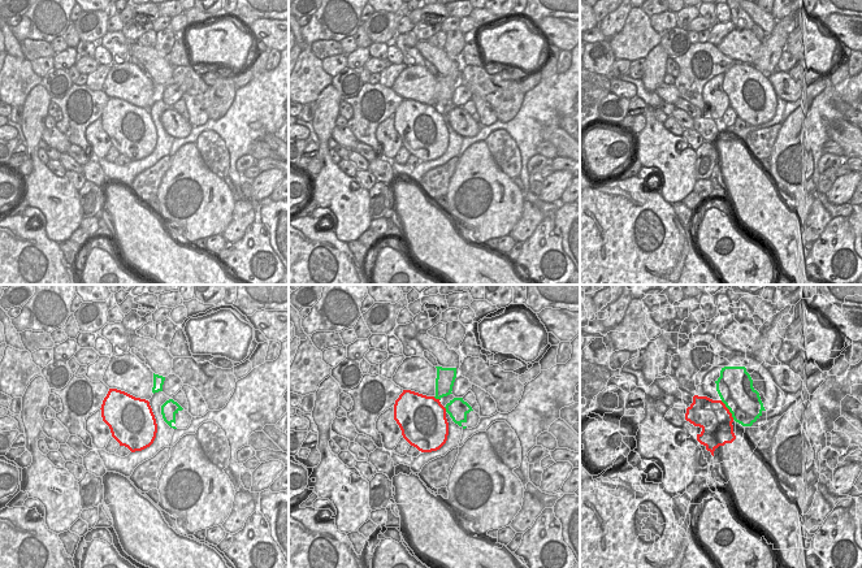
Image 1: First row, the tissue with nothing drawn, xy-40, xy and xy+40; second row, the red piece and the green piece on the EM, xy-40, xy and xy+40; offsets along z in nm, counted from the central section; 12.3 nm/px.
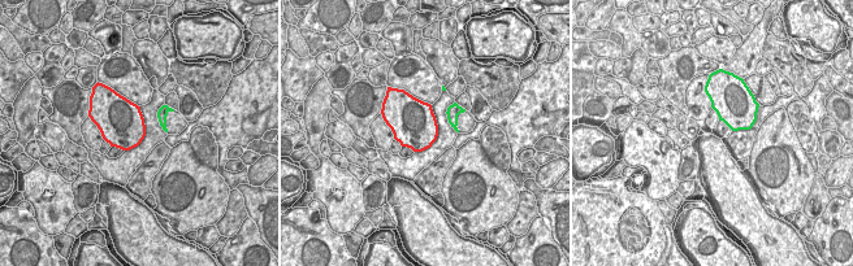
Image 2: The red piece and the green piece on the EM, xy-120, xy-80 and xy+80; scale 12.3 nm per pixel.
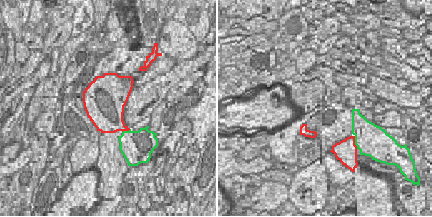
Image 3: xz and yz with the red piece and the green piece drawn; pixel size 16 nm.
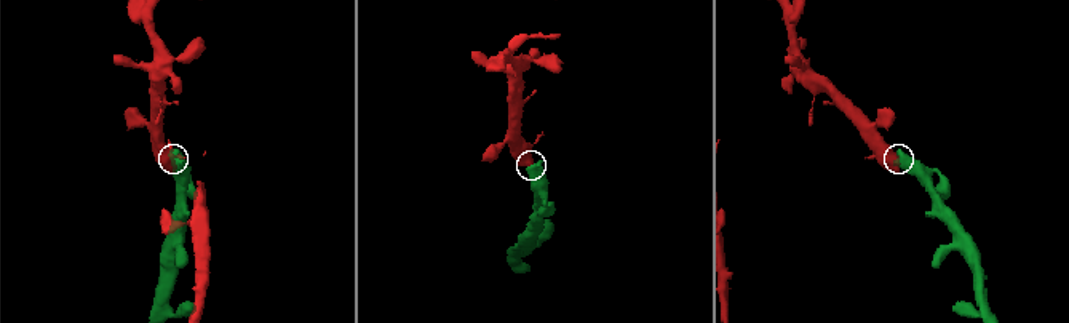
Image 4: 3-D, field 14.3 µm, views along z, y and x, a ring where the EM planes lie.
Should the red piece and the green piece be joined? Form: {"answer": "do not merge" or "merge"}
{"answer": "merge"}

